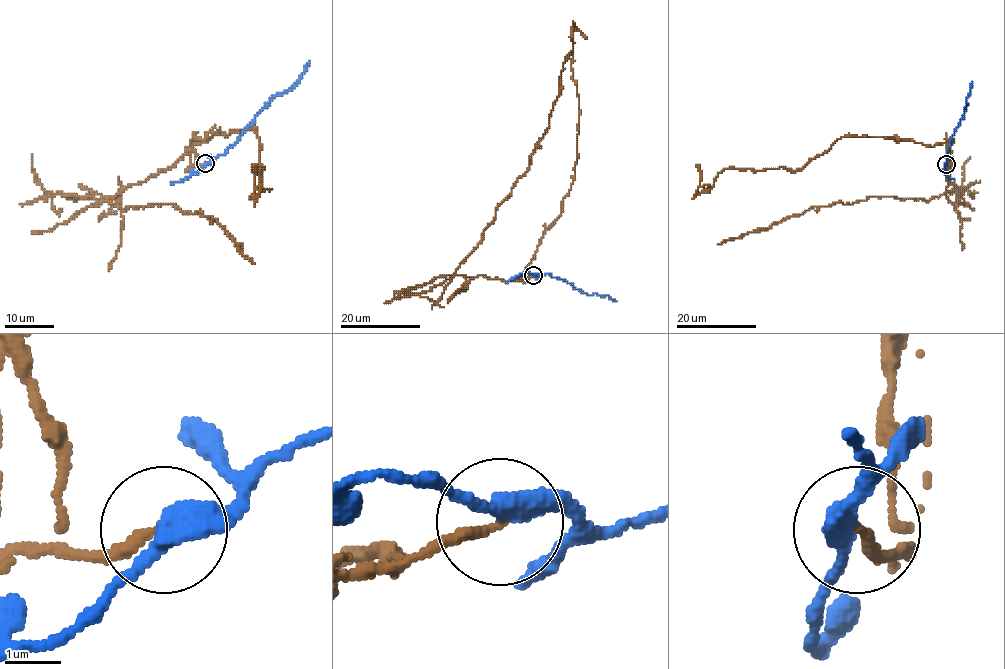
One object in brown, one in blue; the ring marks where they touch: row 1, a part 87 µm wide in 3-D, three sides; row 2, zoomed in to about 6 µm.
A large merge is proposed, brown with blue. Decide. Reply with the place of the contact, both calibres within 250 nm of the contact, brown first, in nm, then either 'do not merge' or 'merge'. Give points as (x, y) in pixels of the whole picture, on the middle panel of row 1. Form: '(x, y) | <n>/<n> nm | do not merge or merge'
(533, 275) | 190/360 nm | do not merge

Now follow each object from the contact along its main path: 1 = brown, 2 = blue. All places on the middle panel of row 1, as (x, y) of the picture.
1: (534, 274), (507, 281), (454, 274), (530, 165), (535, 145), (548, 127), (563, 63), (573, 47)
2: (534, 274), (549, 274), (587, 294), (607, 295), (616, 300)

